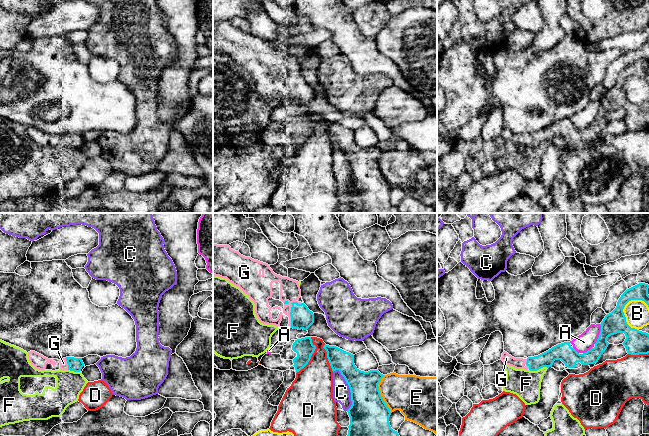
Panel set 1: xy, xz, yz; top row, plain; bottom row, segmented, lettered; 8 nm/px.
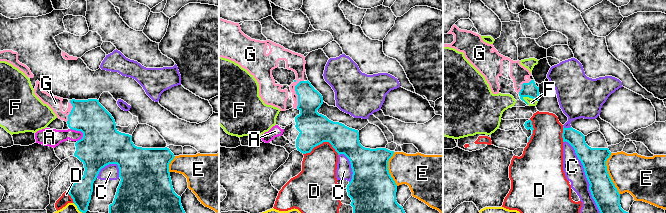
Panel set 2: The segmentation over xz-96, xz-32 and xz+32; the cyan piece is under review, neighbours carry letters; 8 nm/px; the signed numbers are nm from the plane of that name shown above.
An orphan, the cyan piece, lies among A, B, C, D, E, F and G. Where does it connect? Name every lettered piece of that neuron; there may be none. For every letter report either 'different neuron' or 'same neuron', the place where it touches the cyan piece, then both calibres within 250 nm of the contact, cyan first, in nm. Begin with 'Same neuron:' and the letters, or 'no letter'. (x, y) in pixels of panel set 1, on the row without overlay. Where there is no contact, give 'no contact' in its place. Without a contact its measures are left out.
Same neuron: G
A: different neuron | yz (599, 110) | 180/140 nm
B: different neuron | yz (625, 93) | 190/190 nm
C: different neuron | xz (350, 165) | 300/140 nm
D: different neuron | xz (311, 131) | 150/320 nm
E: different neuron | xz (380, 170) | 320/320 nm
F: different neuron | yz (538, 145) | 140/240 nm
G: same neuron | xz (290, 88) | 180/160 nm

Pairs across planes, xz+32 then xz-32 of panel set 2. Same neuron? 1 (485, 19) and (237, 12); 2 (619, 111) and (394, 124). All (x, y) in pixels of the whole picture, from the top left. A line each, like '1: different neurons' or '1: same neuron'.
1: different neurons
2: different neurons

